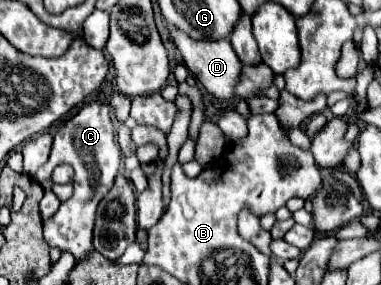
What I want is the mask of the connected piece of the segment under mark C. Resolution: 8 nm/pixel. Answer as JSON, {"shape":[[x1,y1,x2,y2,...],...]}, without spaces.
{"shape":[[103,102,85,104,61,130,55,134,53,148,49,160,35,172,35,180,43,182,51,178,51,172,57,164,71,164,75,170,75,194,61,203,59,211,43,222,43,234,49,246,57,246,59,250,69,250,79,260,87,250,91,250,91,232,95,222,95,210,105,192,109,192,115,174,119,172,119,144,115,144,115,126,109,116,109,106]]}

